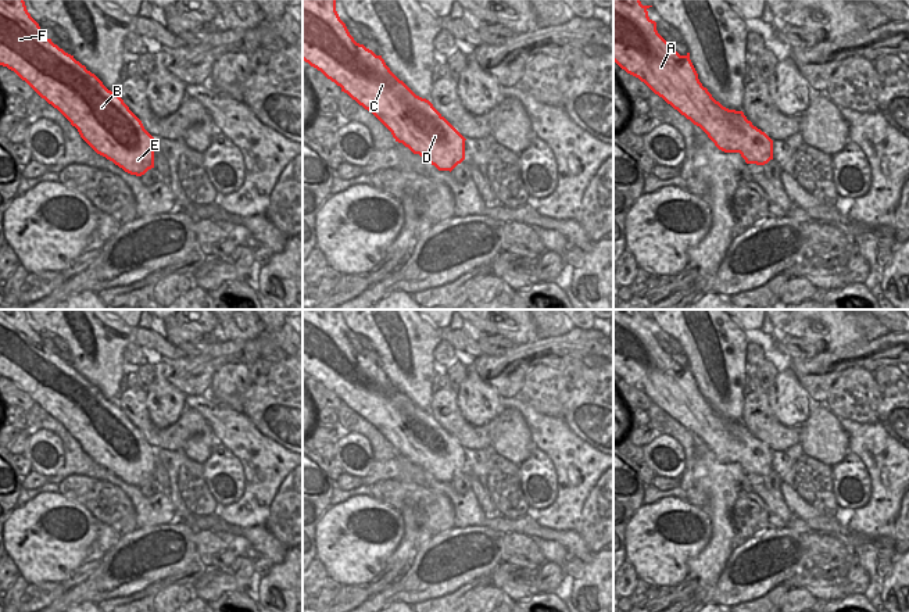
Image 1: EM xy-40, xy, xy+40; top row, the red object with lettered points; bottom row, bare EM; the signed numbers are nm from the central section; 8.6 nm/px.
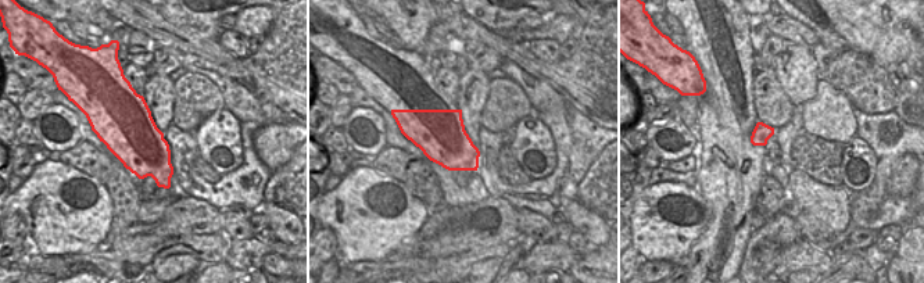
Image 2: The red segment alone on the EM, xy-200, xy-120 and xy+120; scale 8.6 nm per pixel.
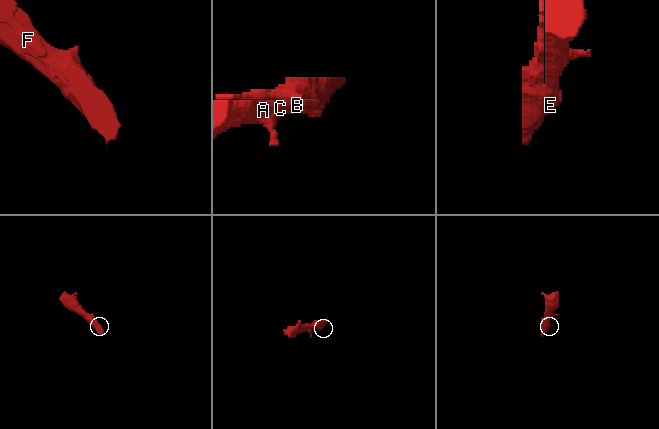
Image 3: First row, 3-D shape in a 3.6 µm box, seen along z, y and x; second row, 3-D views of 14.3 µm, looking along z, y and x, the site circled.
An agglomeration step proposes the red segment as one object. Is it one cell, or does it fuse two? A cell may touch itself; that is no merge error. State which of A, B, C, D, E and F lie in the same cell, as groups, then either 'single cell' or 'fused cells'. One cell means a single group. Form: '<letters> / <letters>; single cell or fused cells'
A B C D E F; single cell

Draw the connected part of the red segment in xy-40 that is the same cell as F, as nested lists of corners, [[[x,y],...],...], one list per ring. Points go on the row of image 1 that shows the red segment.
[[[0,0],[0,65],[7,67],[14,71],[22,80],[25,80],[42,99],[44,99],[49,104],[57,108],[69,122],[75,126],[80,135],[80,137],[100,155],[112,161],[115,165],[122,168],[125,172],[136,176],[144,175],[148,169],[154,168],[154,142],[155,139],[144,129],[142,121],[129,110],[129,107],[124,103],[117,92],[108,90],[103,82],[90,71],[86,69],[79,61],[74,58],[74,56],[65,53],[57,44],[47,39],[42,32],[39,24],[31,17],[26,10],[24,0]]]

